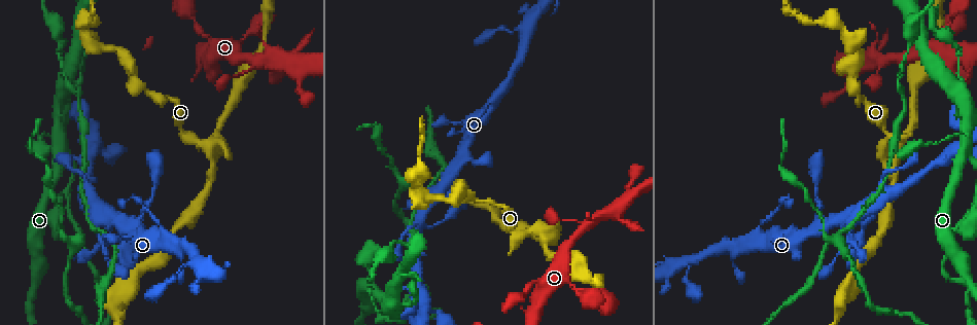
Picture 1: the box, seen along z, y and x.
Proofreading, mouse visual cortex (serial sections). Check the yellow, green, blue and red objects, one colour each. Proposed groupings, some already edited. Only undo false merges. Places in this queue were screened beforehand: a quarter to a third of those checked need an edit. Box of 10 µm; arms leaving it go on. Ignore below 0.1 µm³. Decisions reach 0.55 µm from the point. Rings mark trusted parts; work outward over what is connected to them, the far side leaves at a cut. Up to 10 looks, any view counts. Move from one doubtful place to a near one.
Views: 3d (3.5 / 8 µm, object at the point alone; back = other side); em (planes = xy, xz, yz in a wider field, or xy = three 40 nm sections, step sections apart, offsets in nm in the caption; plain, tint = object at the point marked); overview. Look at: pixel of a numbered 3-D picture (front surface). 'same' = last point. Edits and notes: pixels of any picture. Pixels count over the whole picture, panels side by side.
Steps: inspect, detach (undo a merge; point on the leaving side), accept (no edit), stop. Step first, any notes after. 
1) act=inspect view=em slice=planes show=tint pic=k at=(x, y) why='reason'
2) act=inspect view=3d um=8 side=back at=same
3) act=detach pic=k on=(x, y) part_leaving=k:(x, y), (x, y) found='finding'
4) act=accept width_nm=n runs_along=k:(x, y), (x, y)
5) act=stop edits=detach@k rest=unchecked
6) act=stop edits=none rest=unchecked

act=inspect view=3d um=3.5 pic=1 at=(887, 146) why='three-way junction'

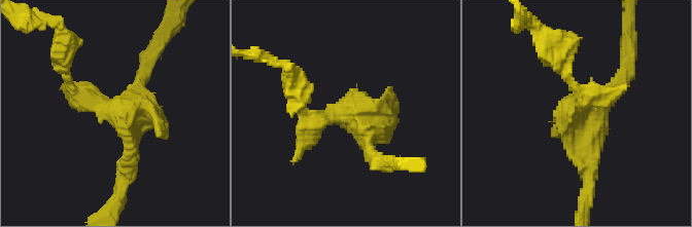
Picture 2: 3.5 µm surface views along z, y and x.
act=inspect view=em slice=planes show=plain pic=2 at=(351, 106)

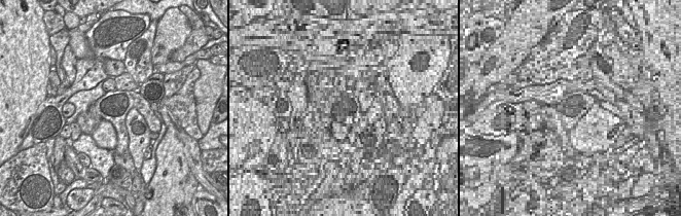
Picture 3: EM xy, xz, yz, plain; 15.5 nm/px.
act=inspect view=em slice=planes show=tint at=same why='with the object marked'

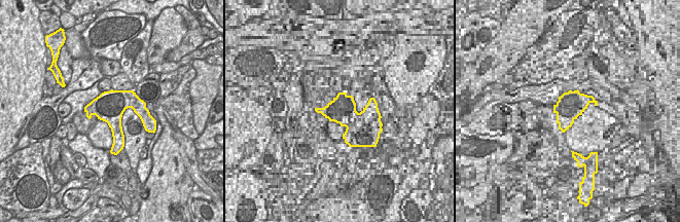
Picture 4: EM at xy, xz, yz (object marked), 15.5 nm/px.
act=accept runs_along=2:(68, 79), (125, 114), (128, 167) found='continuous, no second cell'

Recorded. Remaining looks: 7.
act=inspect view=3d um=8 pic=1 at=(417, 226) why='a fork'

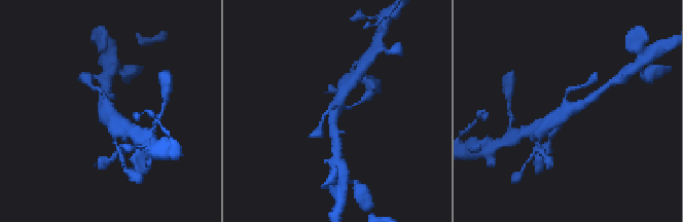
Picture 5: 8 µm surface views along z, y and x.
act=inspect view=em slice=xy step=1 show=tint at=same

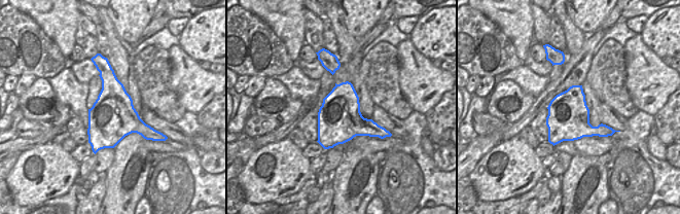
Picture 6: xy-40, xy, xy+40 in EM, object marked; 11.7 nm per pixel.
act=accept runs_along=5:(544, 125), (589, 100) found='all the same cell'

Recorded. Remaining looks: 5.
act=inspect view=3d um=3.5 pic=1 at=(963, 155)

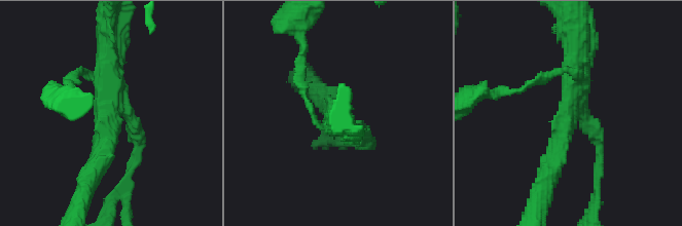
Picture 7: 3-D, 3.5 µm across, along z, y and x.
act=inspect view=em slice=xy step=5 show=tint pic=7 at=(567, 116) arms=3 arm_widths_nm=200,300,350

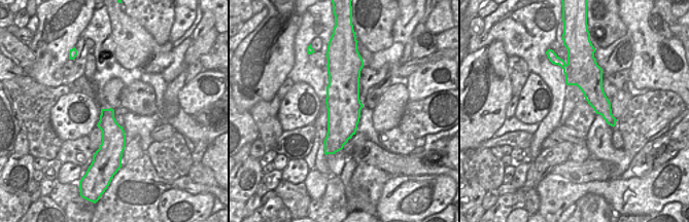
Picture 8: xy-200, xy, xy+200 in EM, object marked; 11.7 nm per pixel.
act=detach pic=7 on=(542, 81) border=8:(594, 65), (585, 97) found='two cells meet here'

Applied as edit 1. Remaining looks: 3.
act=inspect view=overview why='redraw'

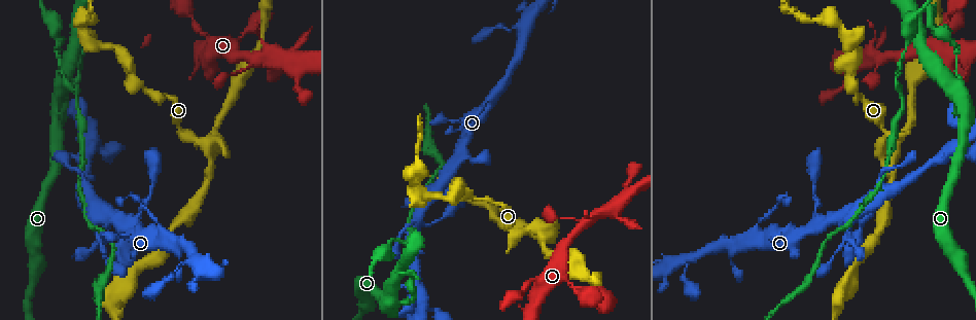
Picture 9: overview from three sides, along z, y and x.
act=inspect view=3d um=3.5 pic=9 at=(114, 47) why='a narrow waist'

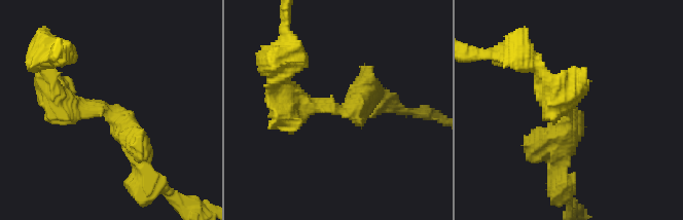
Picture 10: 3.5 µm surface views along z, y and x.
act=inspect view=em slice=planes show=tint pic=10 at=(106, 110) arm_widths_nm=300,400 why='need the tissue'

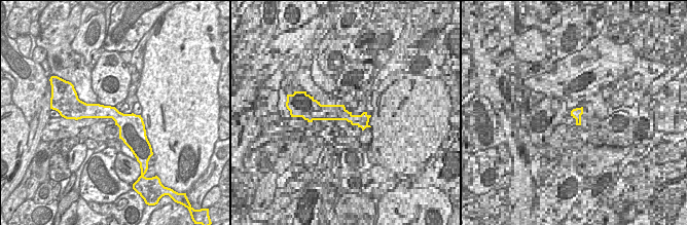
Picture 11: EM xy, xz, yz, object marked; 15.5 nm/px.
act=accept runs_along=10:(140, 164), (106, 110), (45, 88) found='all the same cell'

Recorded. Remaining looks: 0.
act=stop edits=detach@7 rest=unchecked

